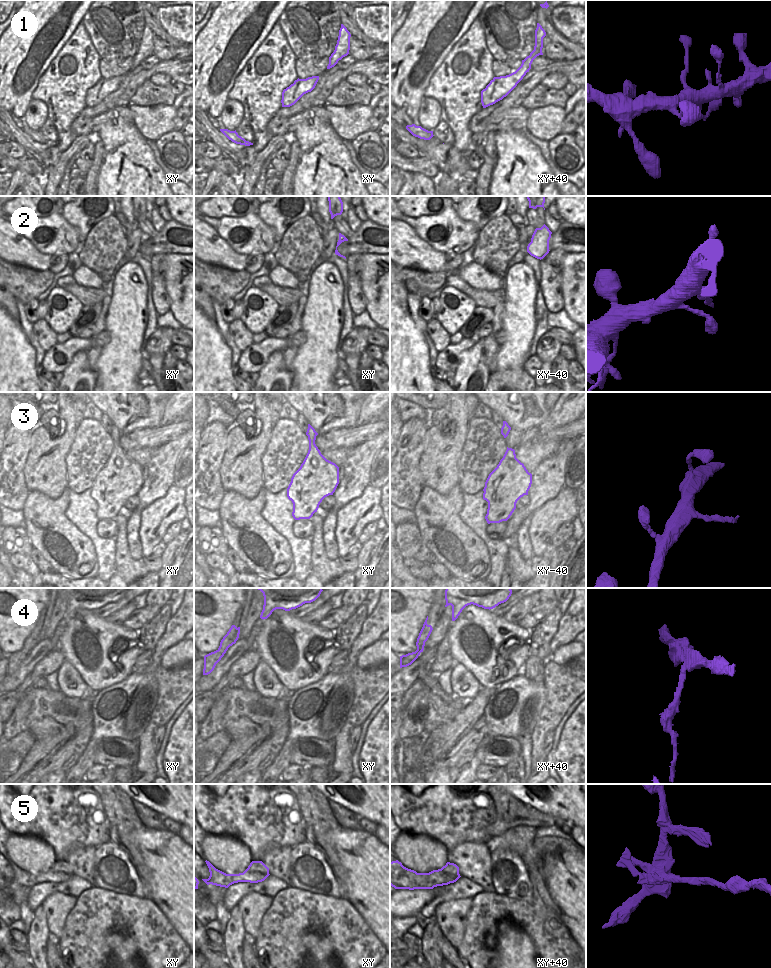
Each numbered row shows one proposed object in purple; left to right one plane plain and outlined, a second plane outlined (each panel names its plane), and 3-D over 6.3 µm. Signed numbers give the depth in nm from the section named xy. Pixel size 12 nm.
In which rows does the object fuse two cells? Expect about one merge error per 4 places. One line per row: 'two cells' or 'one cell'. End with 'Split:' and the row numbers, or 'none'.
1: one cell
2: one cell
3: one cell
4: one cell
5: two cells
Split: 5

